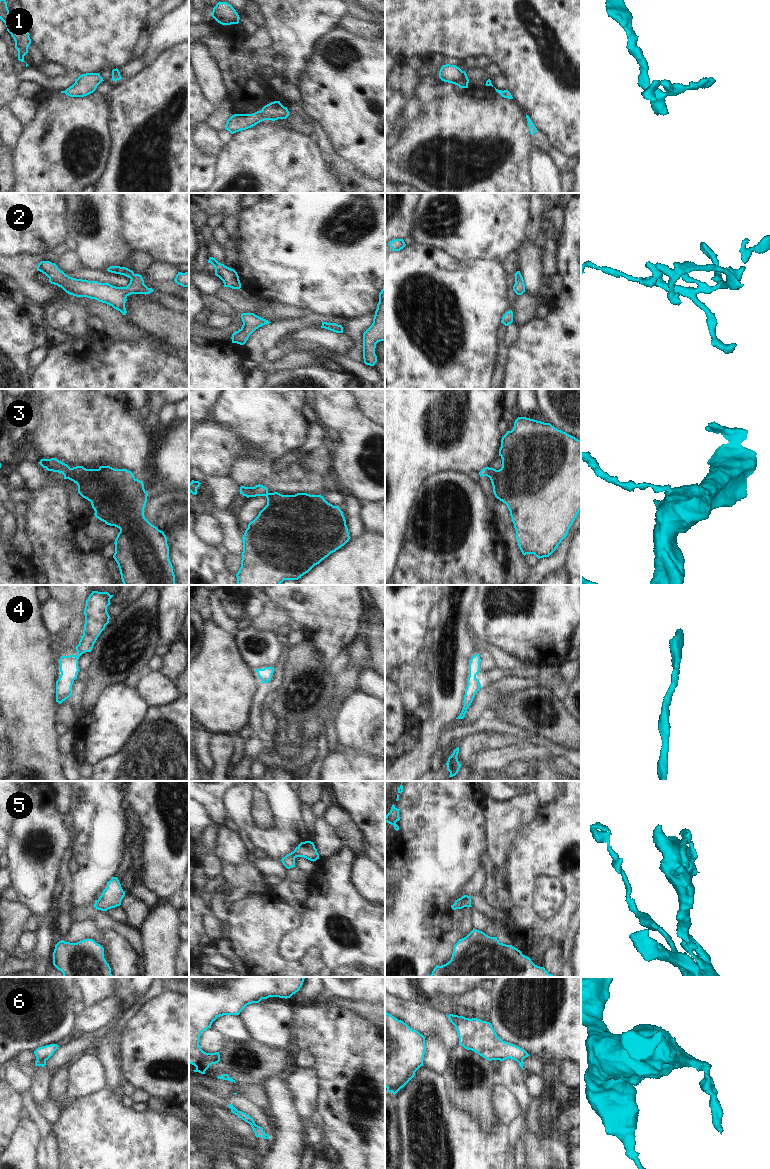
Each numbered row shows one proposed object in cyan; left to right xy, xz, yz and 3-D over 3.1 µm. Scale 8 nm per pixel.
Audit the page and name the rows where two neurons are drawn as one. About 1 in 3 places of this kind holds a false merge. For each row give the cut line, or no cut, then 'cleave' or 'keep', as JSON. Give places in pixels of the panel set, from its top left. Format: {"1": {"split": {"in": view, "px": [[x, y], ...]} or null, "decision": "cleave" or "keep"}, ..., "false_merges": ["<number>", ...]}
{"1": {"split": null, "decision": "keep"}, "2": {"split": null, "decision": "keep"}, "3": {"split": {"in": "yz", "px": [[490, 468], [488, 476]]}, "decision": "cleave"}, "4": {"split": null, "decision": "keep"}, "5": {"split": null, "decision": "keep"}, "6": {"split": {"in": "xy", "px": [[37, 1059], [45, 1060]]}, "decision": "cleave"}, "false_merges": ["3", "6"]}

